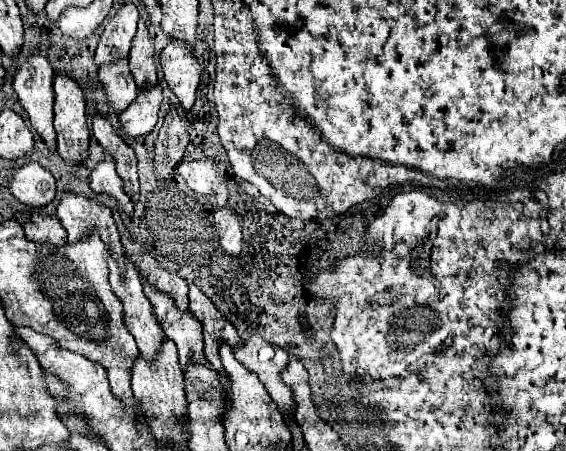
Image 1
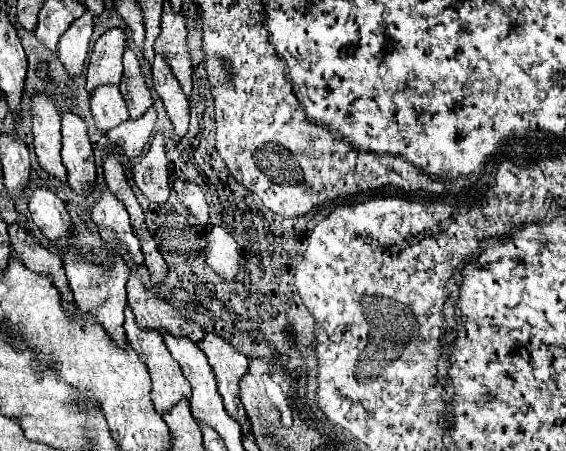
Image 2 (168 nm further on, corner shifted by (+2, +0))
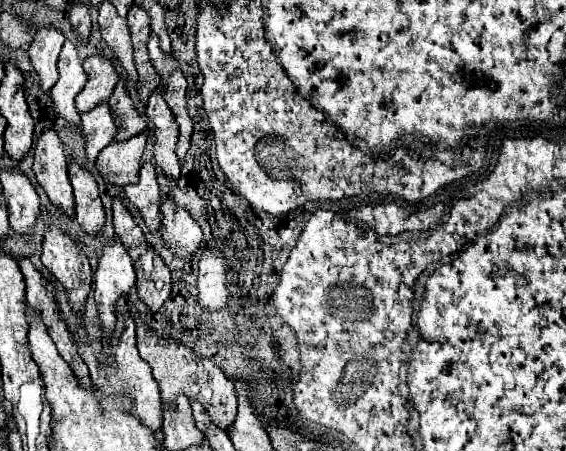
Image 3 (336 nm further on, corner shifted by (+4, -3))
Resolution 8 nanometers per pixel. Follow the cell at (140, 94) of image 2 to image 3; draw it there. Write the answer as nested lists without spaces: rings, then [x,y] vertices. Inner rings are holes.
[[[118,83],[114,87],[114,93],[108,99],[108,105],[110,105],[110,111],[112,111],[114,123],[118,127],[118,133],[116,133],[114,141],[126,141],[134,135],[140,135],[146,129],[146,121],[138,115],[124,83]]]

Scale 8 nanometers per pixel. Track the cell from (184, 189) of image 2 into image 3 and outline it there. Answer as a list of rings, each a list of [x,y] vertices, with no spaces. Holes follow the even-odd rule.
[[[164,203],[162,209],[162,239],[166,243],[166,247],[170,247],[172,251],[176,251],[176,255],[182,261],[192,259],[194,251],[202,245],[202,229],[200,225],[190,217],[190,213],[186,209],[178,209],[178,207],[168,207],[168,203]]]

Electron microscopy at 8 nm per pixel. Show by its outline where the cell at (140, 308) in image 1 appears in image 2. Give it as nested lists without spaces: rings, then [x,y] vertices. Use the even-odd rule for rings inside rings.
[[[126,308],[126,320],[124,320],[124,330],[126,330],[126,338],[130,340],[130,344],[142,354],[142,360],[146,362],[148,366],[148,372],[150,372],[150,378],[152,378],[152,402],[154,402],[154,408],[158,414],[164,414],[170,410],[170,406],[174,406],[178,400],[182,398],[188,398],[190,396],[190,384],[188,380],[182,376],[180,368],[178,368],[178,362],[170,356],[162,336],[154,330],[148,330],[148,328],[140,328],[136,324],[136,318],[134,318],[134,312],[130,308]]]

